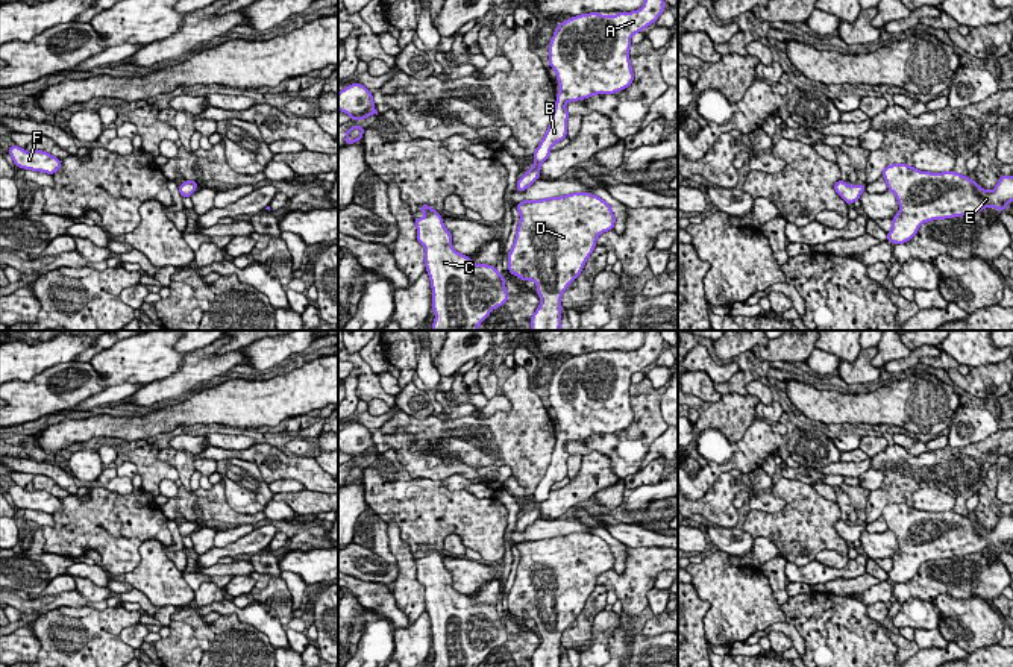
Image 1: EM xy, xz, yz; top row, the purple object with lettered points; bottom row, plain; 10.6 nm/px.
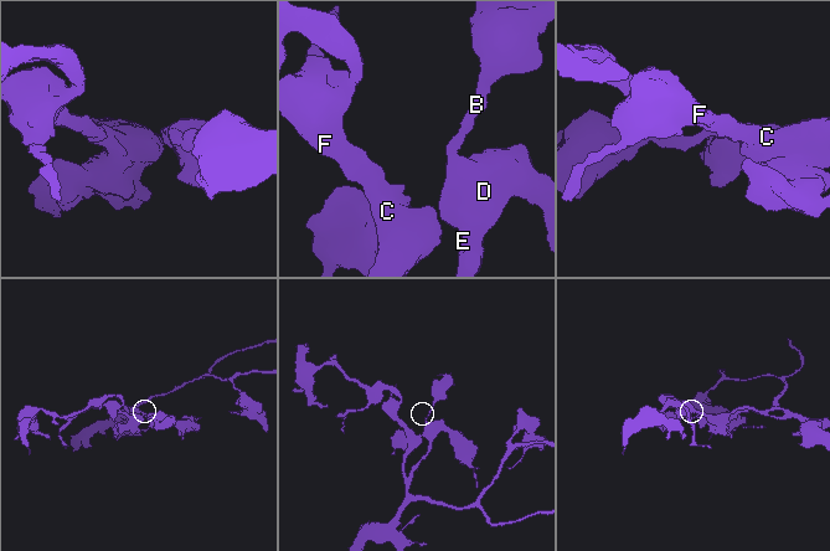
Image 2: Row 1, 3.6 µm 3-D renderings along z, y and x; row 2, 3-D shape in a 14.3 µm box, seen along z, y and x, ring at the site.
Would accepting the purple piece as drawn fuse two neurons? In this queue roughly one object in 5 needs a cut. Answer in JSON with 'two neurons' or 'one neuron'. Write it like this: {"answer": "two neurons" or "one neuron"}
{"answer": "one neuron"}

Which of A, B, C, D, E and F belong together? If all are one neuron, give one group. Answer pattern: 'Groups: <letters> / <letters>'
Groups: A B C D E F

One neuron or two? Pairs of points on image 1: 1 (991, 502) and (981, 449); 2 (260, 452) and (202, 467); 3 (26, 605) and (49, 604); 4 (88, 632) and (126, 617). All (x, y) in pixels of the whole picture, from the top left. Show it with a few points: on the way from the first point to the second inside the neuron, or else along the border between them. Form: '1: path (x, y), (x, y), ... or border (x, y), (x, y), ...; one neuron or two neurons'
1: border (992, 464), (975, 493); two neurons
2: border (216, 460), (197, 458), (194, 461); two neurons
3: path (32, 605), (43, 604); one neuron
4: path (97, 632), (117, 619); one neuron

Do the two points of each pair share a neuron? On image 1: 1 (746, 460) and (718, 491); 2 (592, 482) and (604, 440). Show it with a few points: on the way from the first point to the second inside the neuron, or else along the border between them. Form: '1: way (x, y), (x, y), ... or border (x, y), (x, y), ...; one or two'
1: border (728, 470), (693, 502); two
2: border (581, 455), (602, 452), (622, 478); two

